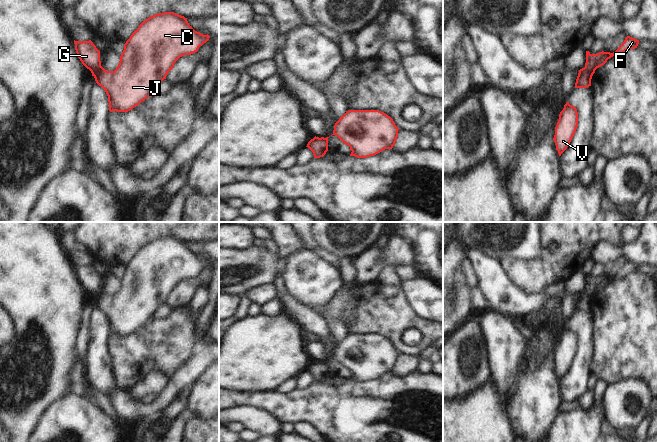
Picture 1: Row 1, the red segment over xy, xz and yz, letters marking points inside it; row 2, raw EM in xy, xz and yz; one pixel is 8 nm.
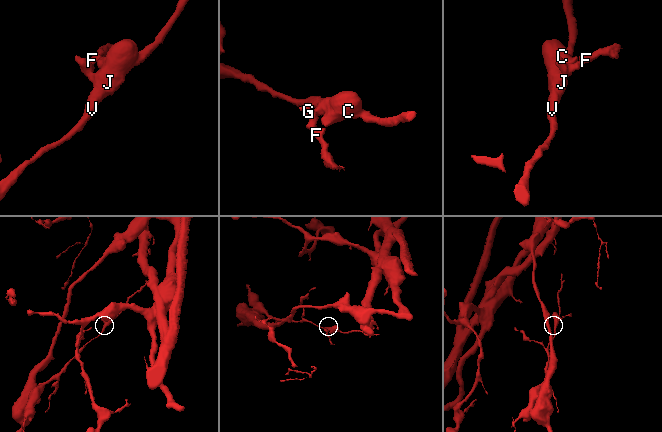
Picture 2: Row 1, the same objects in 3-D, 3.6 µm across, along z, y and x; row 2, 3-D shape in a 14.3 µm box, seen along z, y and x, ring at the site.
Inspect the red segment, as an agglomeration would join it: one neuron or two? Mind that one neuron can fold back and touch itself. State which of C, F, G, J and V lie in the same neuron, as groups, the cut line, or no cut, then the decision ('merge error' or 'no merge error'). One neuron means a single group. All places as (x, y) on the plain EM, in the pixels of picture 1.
groups C J V / F G; cut xy (103, 292), (94, 300); merge error

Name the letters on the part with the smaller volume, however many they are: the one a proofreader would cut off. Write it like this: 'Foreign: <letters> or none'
Foreign: F, G

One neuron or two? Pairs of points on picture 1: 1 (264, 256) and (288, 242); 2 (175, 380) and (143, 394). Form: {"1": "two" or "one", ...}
{"1": "two", "2": "two"}

